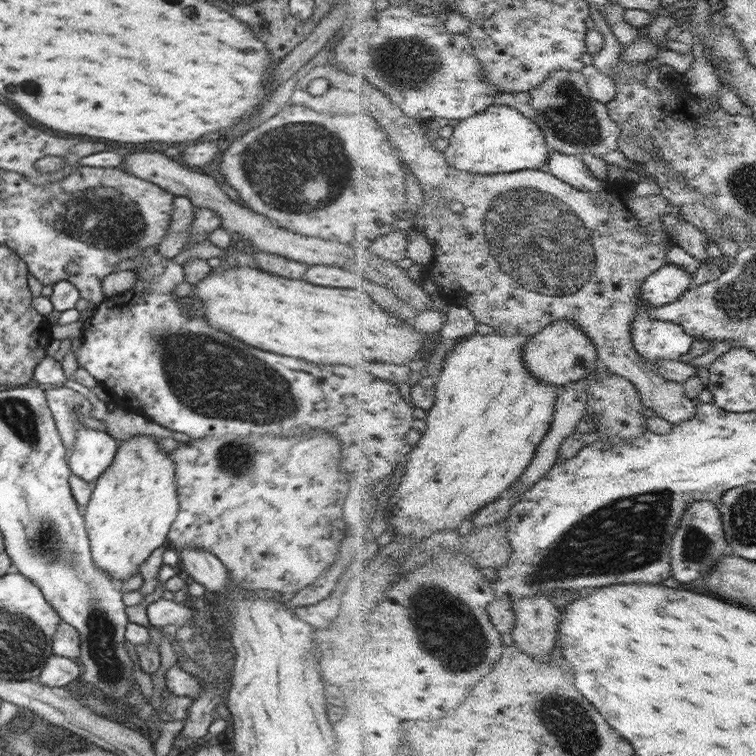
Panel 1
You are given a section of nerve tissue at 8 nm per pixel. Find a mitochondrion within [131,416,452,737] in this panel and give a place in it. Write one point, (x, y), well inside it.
(234, 460)

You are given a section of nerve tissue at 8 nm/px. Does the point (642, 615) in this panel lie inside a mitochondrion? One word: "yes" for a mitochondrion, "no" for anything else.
no

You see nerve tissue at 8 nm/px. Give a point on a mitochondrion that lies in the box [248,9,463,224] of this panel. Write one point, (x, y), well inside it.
(415, 71)

